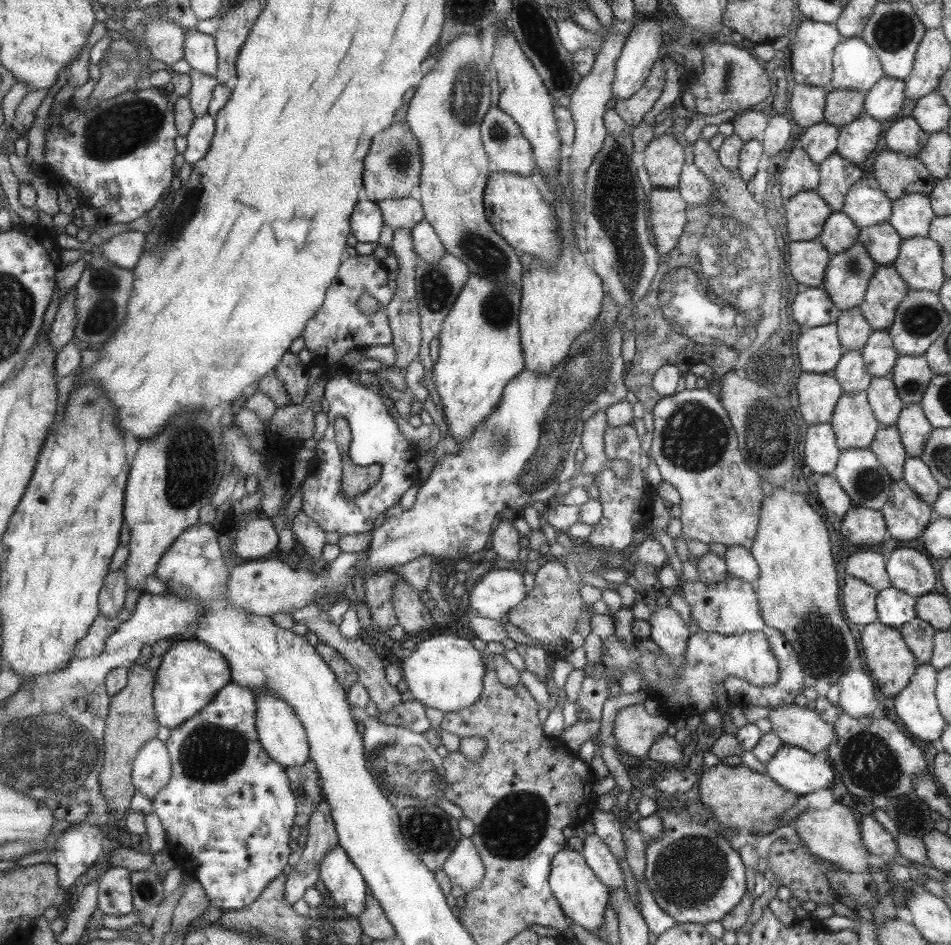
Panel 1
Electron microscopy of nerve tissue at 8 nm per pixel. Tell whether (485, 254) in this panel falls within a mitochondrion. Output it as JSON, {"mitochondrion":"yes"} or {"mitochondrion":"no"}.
{"mitochondrion":"yes"}

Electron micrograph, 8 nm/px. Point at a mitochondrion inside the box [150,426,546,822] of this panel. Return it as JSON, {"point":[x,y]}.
{"point":[209,753]}

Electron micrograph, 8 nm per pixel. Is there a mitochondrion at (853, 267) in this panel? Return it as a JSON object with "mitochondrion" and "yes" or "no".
{"mitochondrion":"yes"}

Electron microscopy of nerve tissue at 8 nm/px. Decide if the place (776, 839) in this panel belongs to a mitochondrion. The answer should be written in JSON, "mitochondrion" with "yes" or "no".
{"mitochondrion":"no"}

